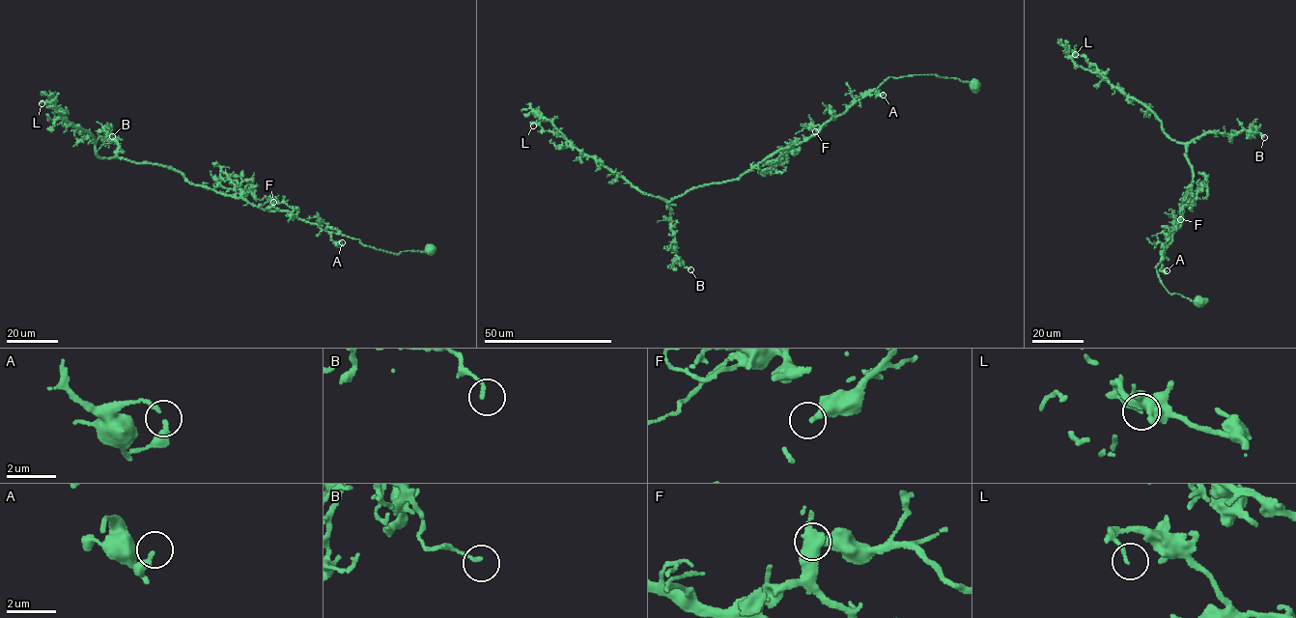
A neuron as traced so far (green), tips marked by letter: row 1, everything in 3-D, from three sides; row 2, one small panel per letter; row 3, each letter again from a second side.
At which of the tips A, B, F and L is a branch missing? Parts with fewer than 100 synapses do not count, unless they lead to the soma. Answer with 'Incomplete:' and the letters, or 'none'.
Incomplete: none

